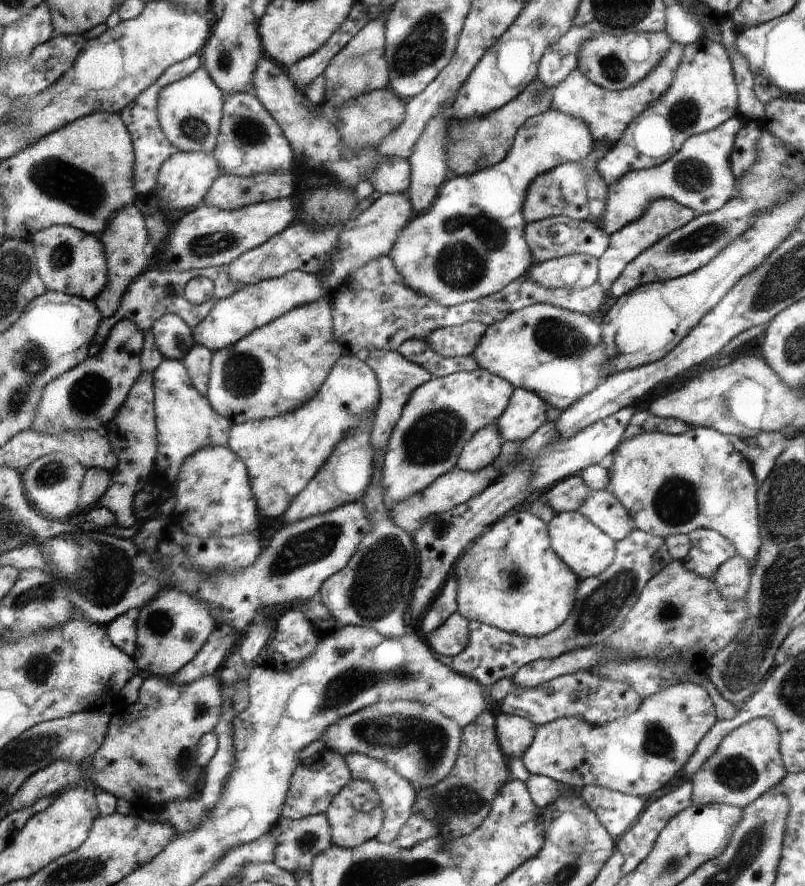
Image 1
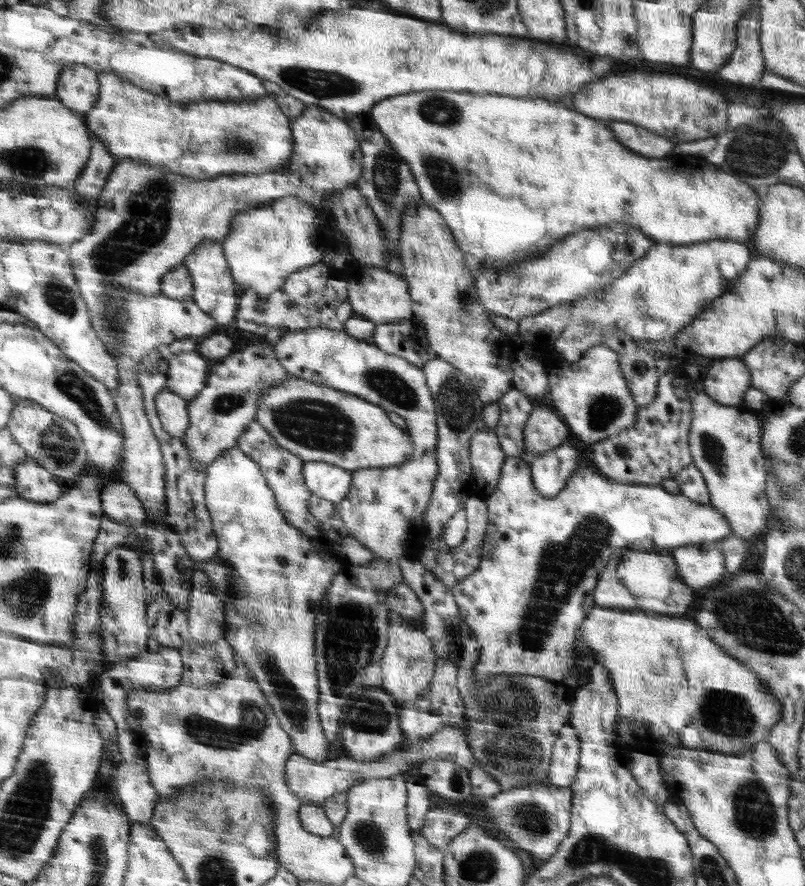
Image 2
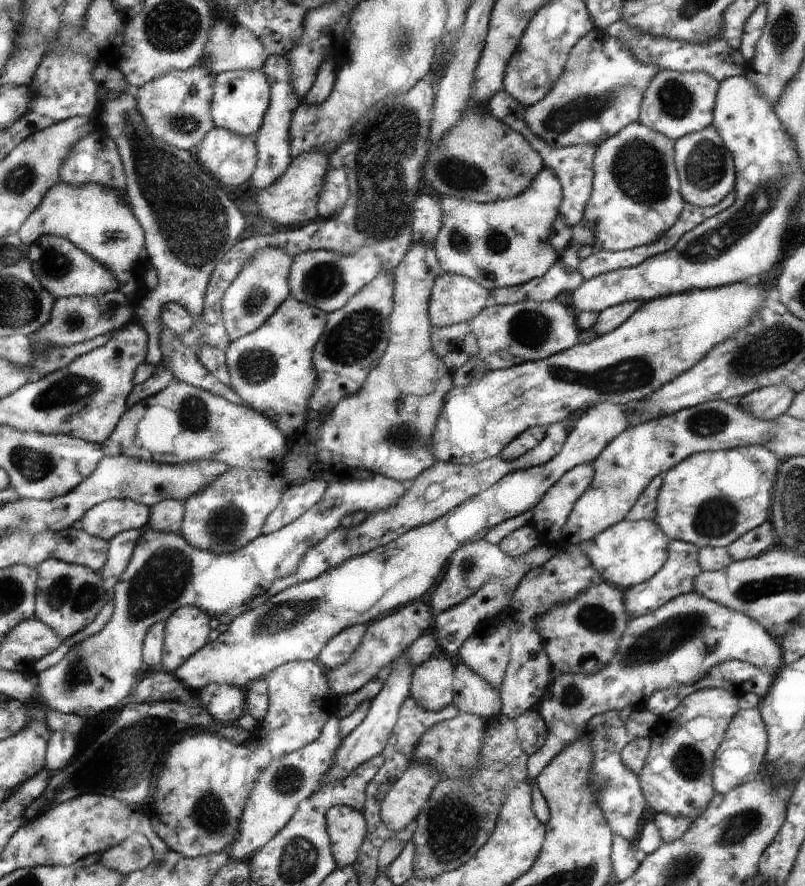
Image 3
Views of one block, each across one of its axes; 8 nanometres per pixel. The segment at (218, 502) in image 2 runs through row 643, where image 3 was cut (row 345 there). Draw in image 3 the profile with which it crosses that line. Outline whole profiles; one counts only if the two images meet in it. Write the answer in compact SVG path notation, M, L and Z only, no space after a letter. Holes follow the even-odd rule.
M288 297L258 330L233 340L227 350L232 387L249 407L267 415L285 436L303 432L307 424L308 400L318 380L313 363L314 346L324 332L324 324L326 311Z

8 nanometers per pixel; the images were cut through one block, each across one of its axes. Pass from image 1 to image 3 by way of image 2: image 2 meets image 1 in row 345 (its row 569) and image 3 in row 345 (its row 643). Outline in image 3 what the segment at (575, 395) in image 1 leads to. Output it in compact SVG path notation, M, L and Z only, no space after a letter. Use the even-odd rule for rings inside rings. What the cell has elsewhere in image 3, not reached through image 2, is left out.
M558 298L549 301L528 299L511 305L489 306L475 316L470 327L478 343L477 358L492 370L542 360L572 349L578 342L576 320Z

